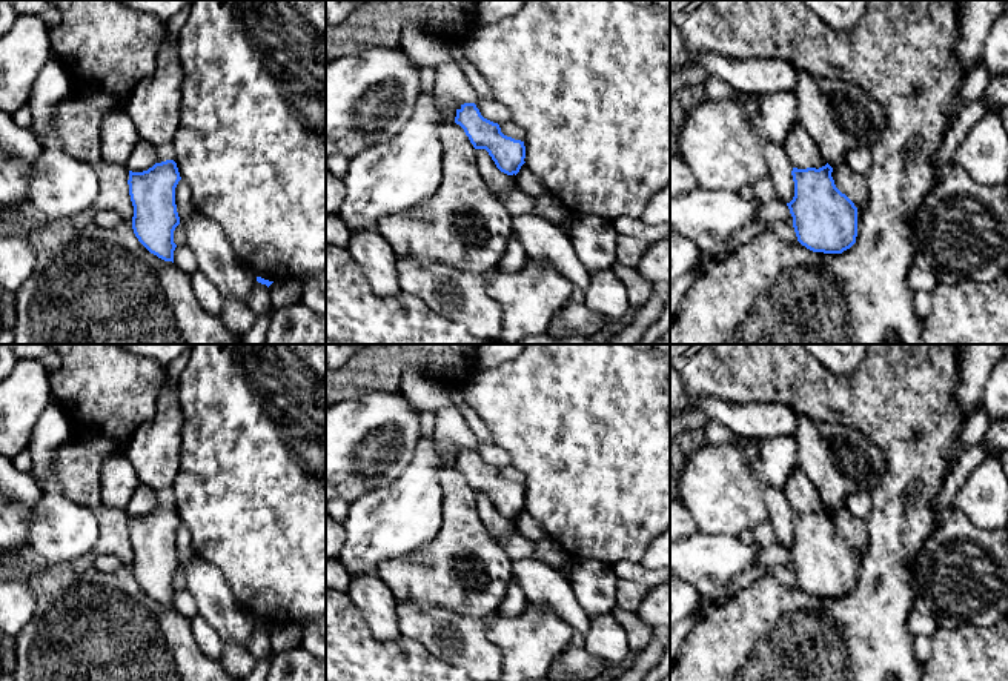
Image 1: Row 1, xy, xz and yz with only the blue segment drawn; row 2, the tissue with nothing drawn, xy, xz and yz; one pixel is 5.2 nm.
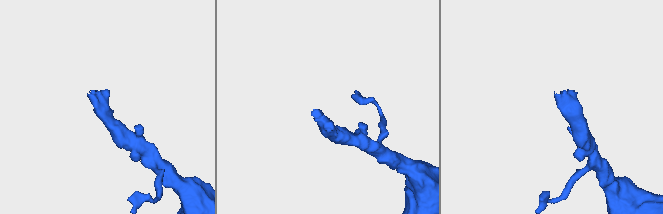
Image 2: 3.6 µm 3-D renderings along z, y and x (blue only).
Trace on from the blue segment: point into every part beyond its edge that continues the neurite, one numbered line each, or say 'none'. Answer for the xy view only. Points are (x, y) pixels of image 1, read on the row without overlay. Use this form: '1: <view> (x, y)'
1: xy (154, 449)

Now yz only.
1: yz (838, 460)

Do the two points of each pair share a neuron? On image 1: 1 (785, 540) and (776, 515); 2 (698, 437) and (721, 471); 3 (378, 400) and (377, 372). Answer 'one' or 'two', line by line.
1: one
2: two
3: two

